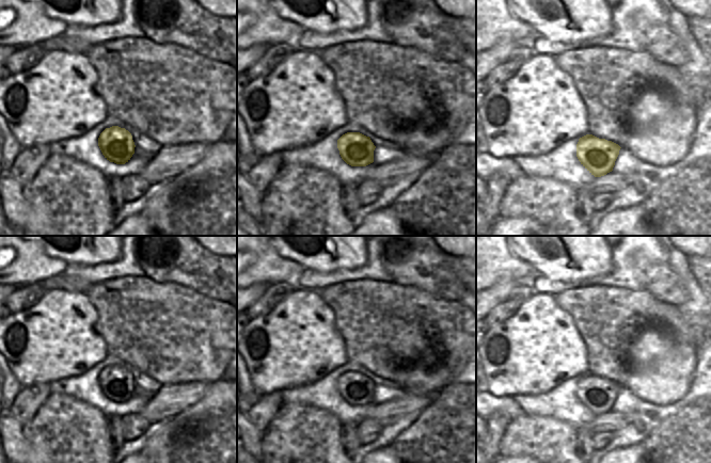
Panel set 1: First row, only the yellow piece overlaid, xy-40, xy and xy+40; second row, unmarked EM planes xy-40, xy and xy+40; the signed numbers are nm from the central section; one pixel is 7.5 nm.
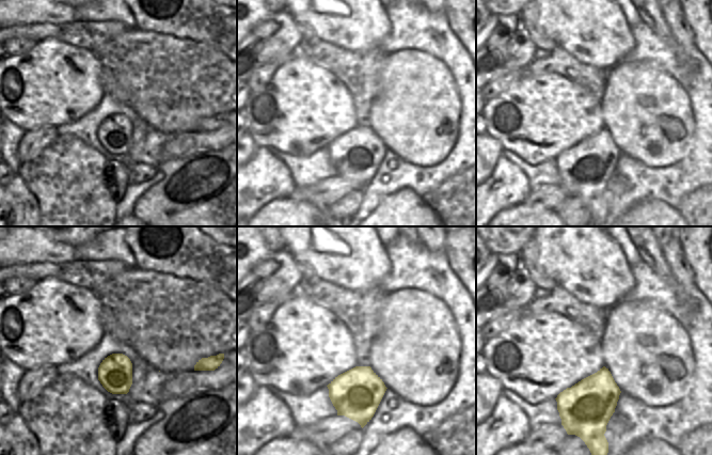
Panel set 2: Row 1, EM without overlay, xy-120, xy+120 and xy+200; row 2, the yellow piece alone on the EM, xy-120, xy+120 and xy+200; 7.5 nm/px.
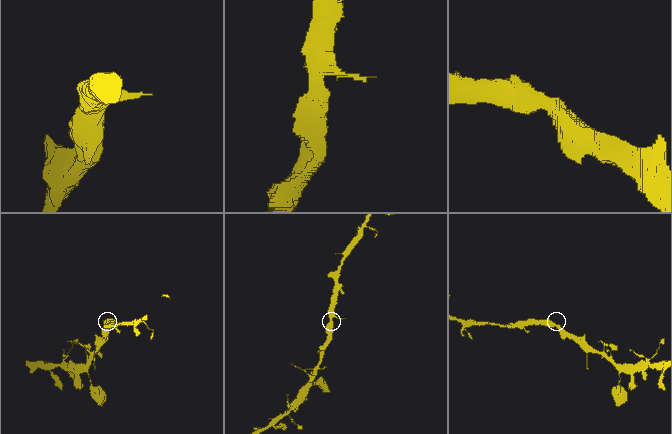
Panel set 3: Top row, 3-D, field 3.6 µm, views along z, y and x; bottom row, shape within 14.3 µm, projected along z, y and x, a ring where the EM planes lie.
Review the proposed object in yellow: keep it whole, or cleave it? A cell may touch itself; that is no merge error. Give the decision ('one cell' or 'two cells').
one cell

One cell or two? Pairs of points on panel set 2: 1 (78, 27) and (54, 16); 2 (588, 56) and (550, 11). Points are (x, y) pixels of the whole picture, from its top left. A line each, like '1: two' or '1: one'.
1: two
2: one

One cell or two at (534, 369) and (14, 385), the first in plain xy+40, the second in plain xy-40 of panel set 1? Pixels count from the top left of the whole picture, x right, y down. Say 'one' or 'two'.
two

